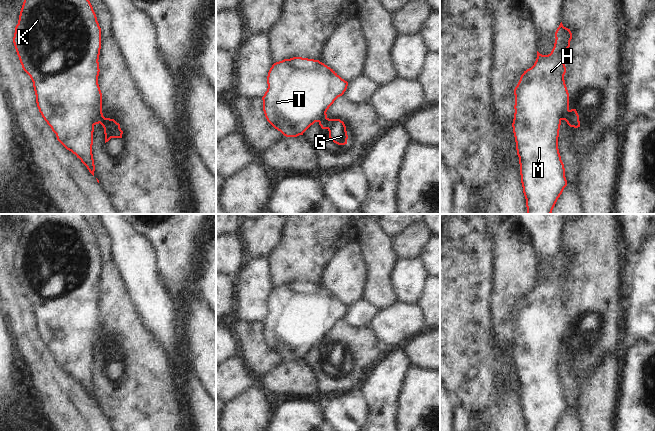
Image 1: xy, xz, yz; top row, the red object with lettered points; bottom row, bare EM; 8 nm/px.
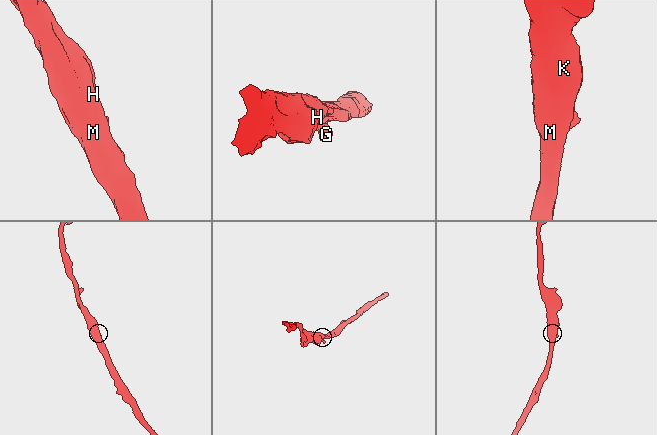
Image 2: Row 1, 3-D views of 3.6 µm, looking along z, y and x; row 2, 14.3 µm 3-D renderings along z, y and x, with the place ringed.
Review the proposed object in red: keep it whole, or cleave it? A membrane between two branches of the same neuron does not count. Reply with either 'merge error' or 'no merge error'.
merge error

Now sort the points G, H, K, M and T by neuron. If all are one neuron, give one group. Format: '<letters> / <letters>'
G / H K M T

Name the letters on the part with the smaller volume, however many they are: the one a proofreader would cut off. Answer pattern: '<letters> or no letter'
G

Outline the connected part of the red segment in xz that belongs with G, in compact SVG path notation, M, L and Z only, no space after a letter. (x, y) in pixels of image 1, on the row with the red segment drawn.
M324 117L319 121L319 125L322 129L329 131L329 138L338 145L347 144L347 131L346 126L340 119L329 119Z

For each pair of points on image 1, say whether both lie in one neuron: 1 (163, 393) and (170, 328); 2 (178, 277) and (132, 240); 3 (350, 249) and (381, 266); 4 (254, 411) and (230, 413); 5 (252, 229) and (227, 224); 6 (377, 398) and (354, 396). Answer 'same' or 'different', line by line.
1: different
2: different
3: different
4: same
5: different
6: different

